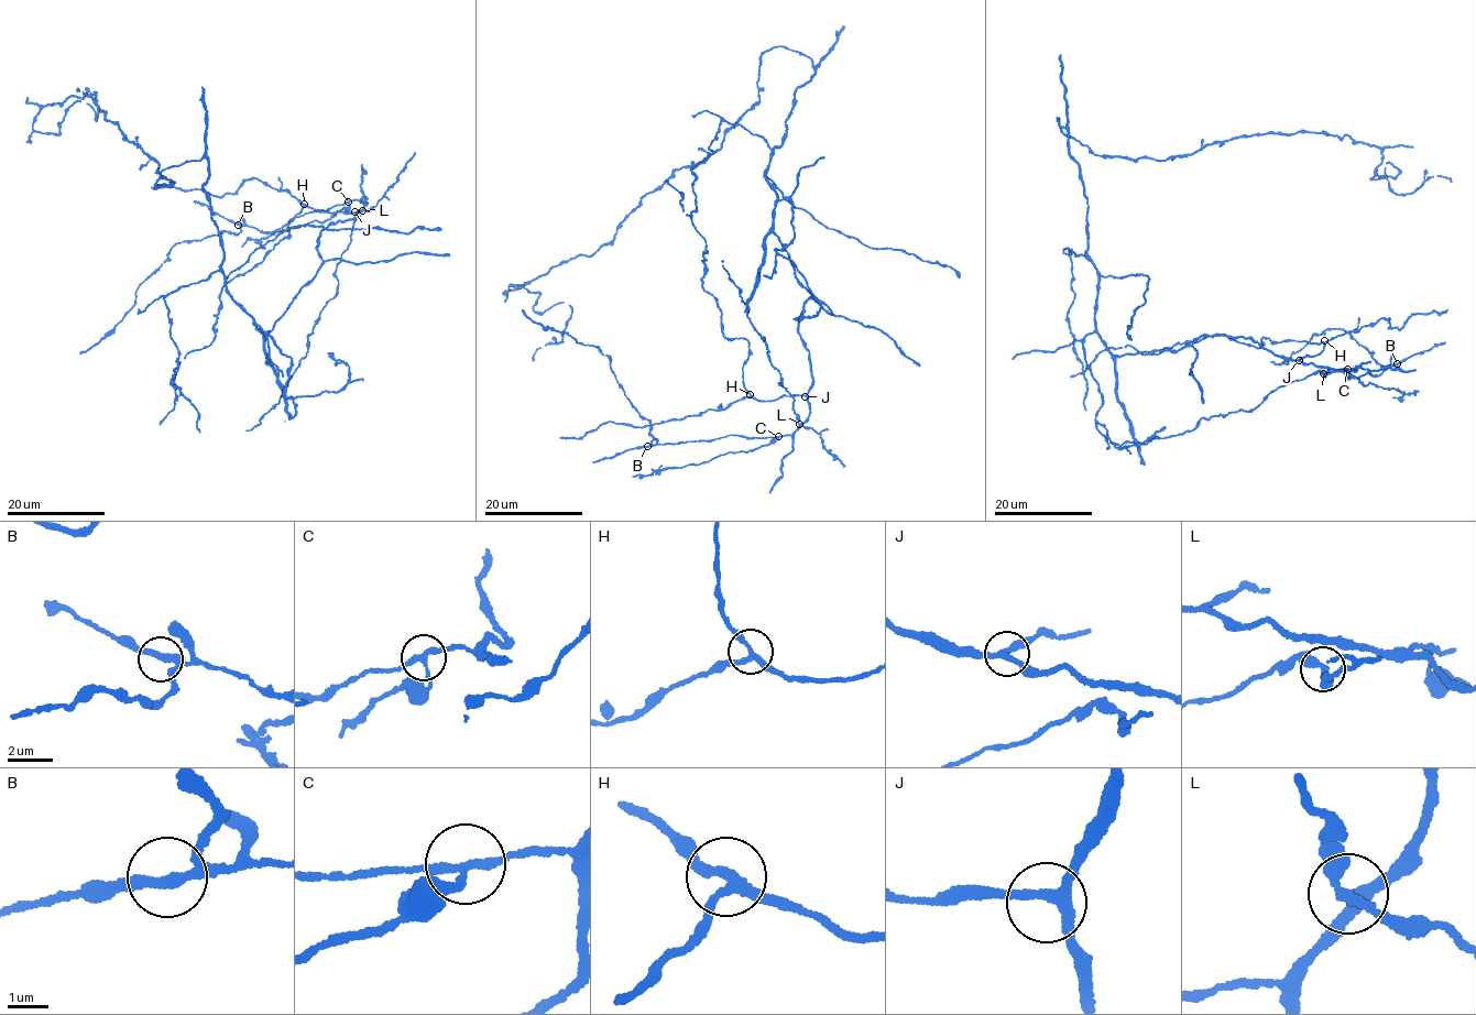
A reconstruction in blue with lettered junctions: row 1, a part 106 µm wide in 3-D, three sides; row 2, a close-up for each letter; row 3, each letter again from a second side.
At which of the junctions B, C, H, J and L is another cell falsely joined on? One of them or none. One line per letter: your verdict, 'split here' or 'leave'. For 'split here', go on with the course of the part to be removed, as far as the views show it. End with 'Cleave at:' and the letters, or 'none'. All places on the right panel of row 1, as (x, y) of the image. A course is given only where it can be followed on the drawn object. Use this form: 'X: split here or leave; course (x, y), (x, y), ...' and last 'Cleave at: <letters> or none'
B: leave
C: split here; course (1347, 369), (1347, 374), (1355, 377), (1363, 385), (1369, 381), (1382, 388), (1413, 391), (1416, 395)
H: leave
J: leave
L: leave
Cleave at: C

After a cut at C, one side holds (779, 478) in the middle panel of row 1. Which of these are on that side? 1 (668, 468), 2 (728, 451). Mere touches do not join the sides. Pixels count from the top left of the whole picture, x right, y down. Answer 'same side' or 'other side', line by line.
1: other side
2: other side

